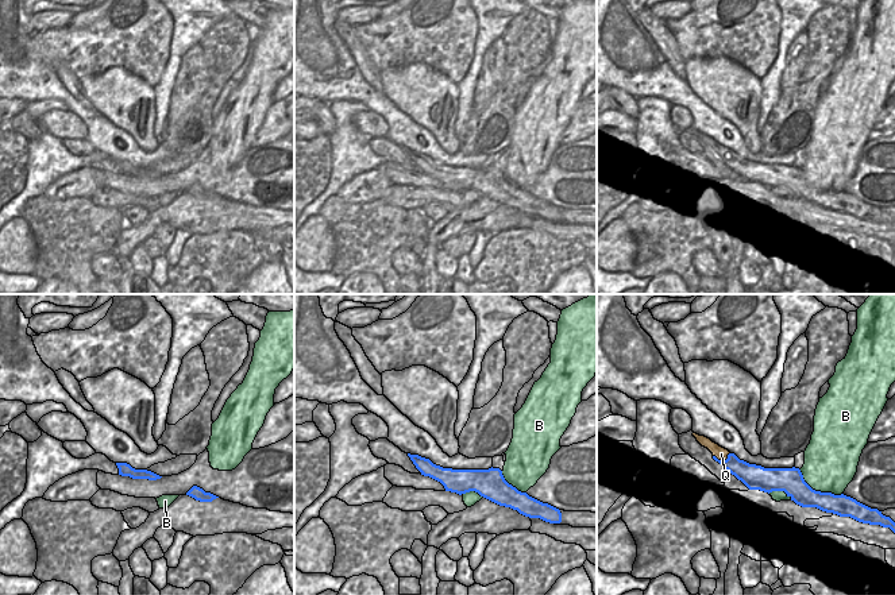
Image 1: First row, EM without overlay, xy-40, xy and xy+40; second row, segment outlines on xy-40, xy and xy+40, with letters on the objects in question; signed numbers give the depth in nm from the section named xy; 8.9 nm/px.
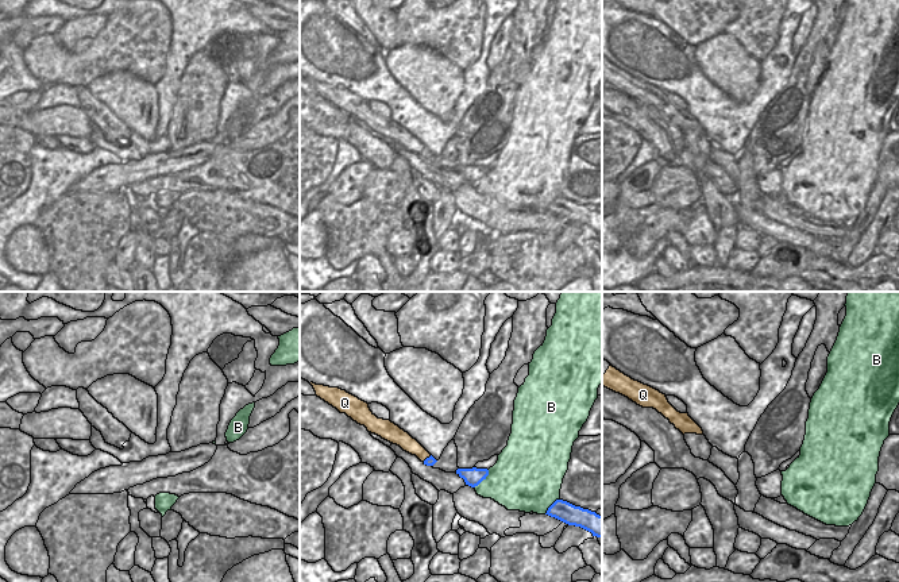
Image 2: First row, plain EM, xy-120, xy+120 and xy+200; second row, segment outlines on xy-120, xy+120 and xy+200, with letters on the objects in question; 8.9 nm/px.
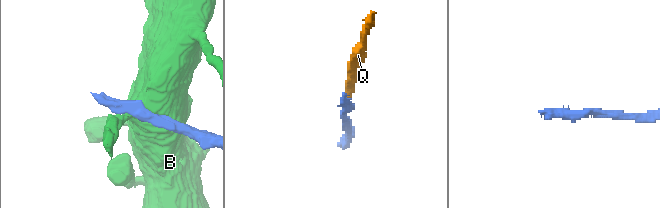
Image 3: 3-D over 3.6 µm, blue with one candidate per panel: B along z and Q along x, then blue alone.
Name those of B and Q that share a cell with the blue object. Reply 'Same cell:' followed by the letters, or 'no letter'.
Same cell: Q

